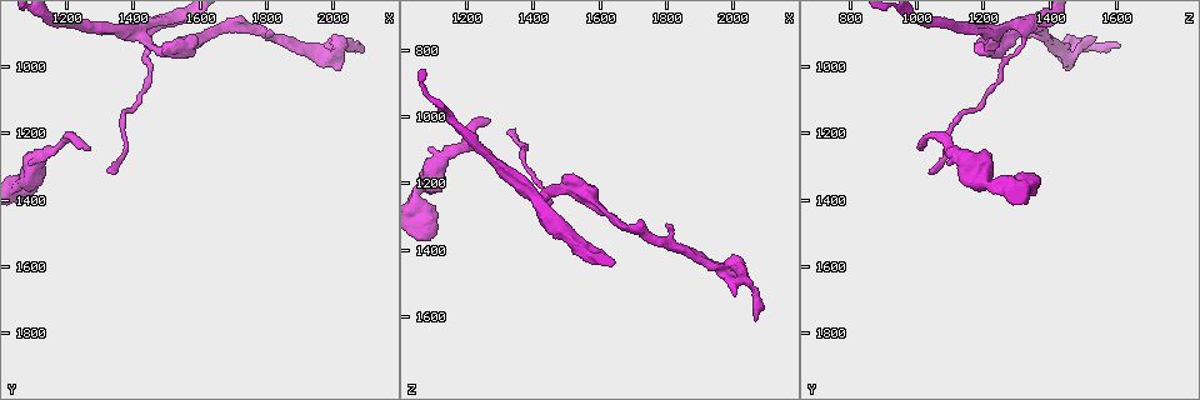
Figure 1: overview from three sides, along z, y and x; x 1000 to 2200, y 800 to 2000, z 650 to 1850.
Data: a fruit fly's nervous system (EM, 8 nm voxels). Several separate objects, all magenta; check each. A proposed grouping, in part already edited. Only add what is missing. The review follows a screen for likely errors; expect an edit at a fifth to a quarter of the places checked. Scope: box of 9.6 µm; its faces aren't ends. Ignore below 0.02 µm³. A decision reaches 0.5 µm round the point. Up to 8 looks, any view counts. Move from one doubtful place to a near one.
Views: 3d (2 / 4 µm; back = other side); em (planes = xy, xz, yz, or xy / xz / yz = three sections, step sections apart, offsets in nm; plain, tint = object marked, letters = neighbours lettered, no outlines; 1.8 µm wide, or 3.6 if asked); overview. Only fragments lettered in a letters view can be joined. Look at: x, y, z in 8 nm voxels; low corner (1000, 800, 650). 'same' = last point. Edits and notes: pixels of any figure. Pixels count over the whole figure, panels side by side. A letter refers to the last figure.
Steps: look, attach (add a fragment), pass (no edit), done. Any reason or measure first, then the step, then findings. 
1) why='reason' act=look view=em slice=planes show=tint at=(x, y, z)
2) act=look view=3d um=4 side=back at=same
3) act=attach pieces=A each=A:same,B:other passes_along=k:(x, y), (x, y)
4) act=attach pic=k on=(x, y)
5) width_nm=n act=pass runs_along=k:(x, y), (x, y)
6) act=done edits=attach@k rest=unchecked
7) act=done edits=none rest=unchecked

why='three arms meet' act=look view=3d um=2 at=(1420, 910, 1250)

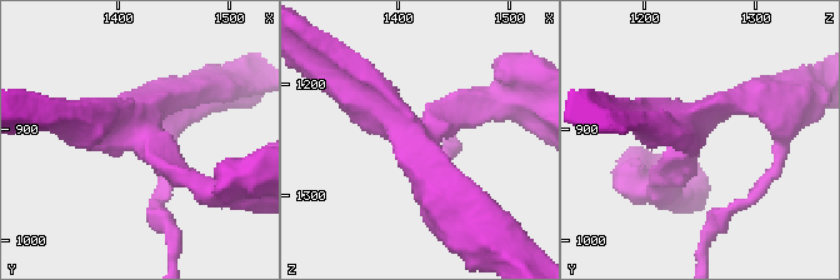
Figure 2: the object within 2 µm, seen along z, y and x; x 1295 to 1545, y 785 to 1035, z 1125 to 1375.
arms=3 arm_widths_nm=190,200,240 act=look view=em slice=xy step=4 show=tint at=(1418, 908, 1248)

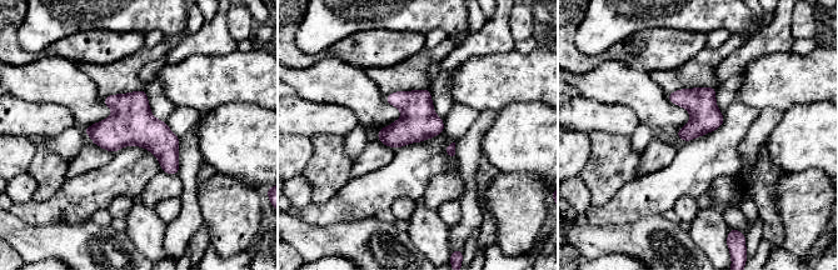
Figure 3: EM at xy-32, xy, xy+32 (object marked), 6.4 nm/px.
act=look view=em slice=planes show=letters at=same

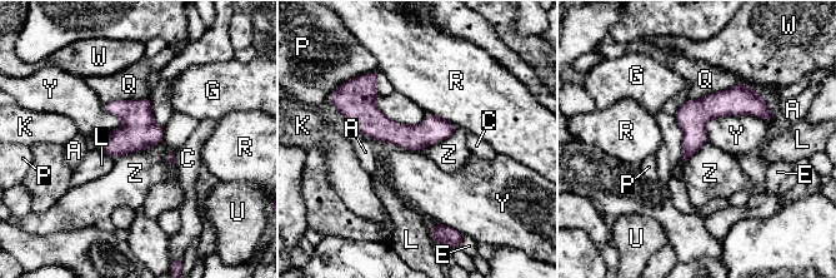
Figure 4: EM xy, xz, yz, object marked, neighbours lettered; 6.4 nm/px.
act=pass each=A:other,C:other,E:other,G:other,K:other,L:other,P:other,Q:other,R:other,U:other,W:other,Y:other,Z:other border=4:(164, 129), (156, 144), (116, 158) found='no lettered fragment goes on from it'

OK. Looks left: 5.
why='an open end' act=look view=em slice=yz step=8 show=tint at=(1260, 1250, 1000)

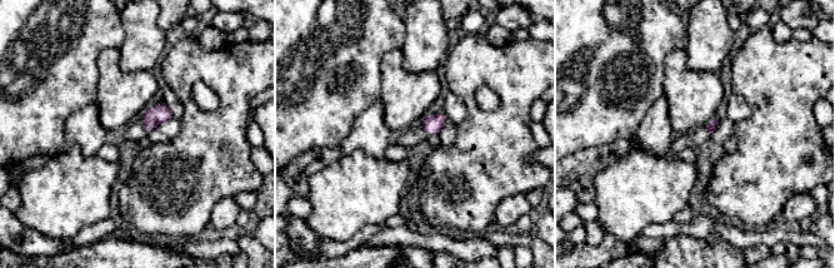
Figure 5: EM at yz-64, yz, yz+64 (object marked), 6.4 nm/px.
act=look view=em slice=planes show=letters at=same

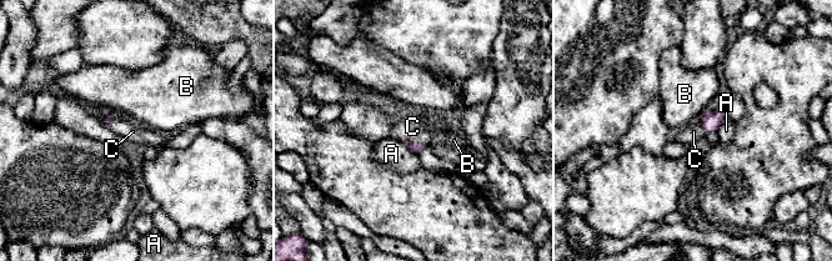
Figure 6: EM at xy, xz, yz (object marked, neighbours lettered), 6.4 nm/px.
act=attach pieces=C each=A:other,B:other,C:same passes_along=6:(414, 146), (415, 141), (412, 128) found='it goes on there'

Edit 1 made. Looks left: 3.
act=look view=overview

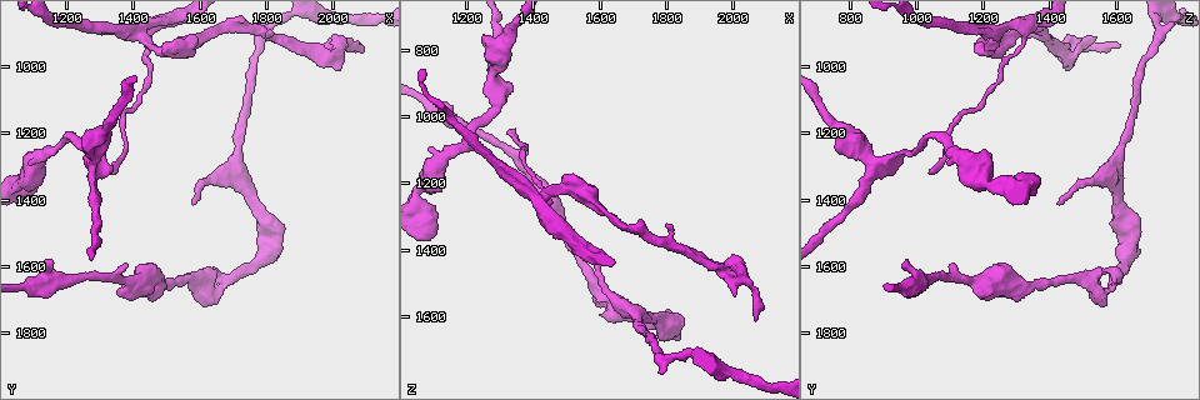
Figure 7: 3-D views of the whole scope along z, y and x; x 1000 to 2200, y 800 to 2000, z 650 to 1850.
why='sharp bend' act=look view=em slice=xy step=4 show=tint at=(2000, 980, 1460)

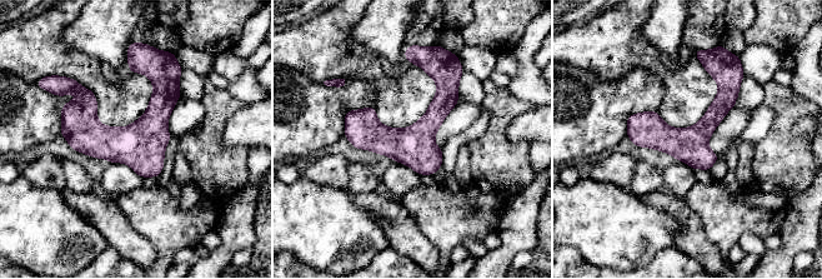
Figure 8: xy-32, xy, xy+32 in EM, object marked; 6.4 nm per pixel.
why='cut it another way' act=look view=em slice=planes show=letters at=same

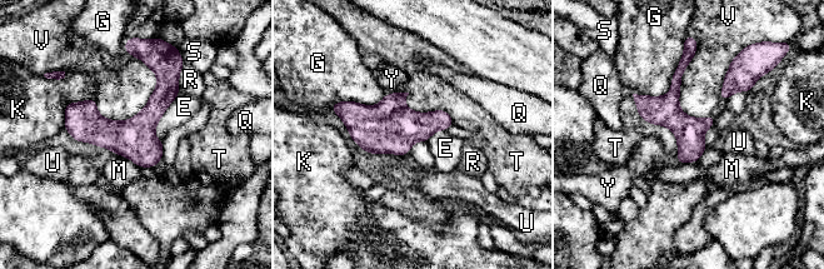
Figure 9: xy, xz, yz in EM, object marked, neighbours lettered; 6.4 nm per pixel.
longest_contact=T:480nm act=attach pieces=Y each=E:other,G:other,K:other,M:other,Q:other,R:other,S:other,T:other,U:other,V:other,Y:same found='the cell continues'

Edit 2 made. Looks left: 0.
act=done edits=attach@6,attach@9 rest=unchecked

